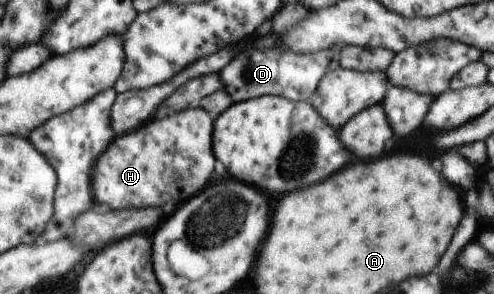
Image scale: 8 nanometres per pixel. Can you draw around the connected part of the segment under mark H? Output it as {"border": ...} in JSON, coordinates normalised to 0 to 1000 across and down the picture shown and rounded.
{"border":[[[407,364],[348,381],[263,456],[235,469],[198,537],[188,575],[186,650],[194,690],[217,694],[225,714],[255,707],[328,707],[340,687],[368,687],[405,653],[421,605],[435,592],[431,524],[431,405]]]}

